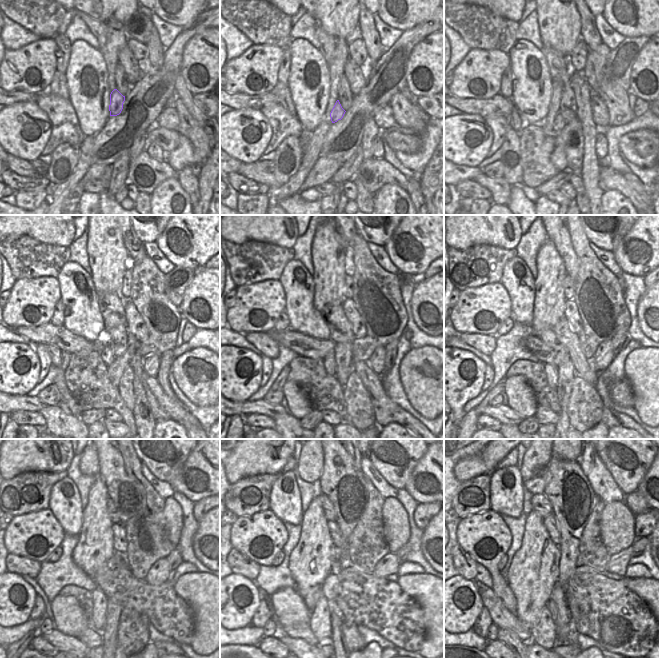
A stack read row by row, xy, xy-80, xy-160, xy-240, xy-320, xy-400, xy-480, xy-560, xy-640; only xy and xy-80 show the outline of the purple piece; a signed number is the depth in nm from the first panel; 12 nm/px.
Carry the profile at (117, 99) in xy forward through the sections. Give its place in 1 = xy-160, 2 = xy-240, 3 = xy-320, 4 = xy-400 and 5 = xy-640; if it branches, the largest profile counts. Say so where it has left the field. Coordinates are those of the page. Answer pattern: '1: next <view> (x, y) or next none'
1: next xy-160 (558, 123)
2: next xy-240 (107, 356)
3: next xy-320 (329, 362)
4: next xy-400 (551, 372)
5: next xy-640 (544, 634)

